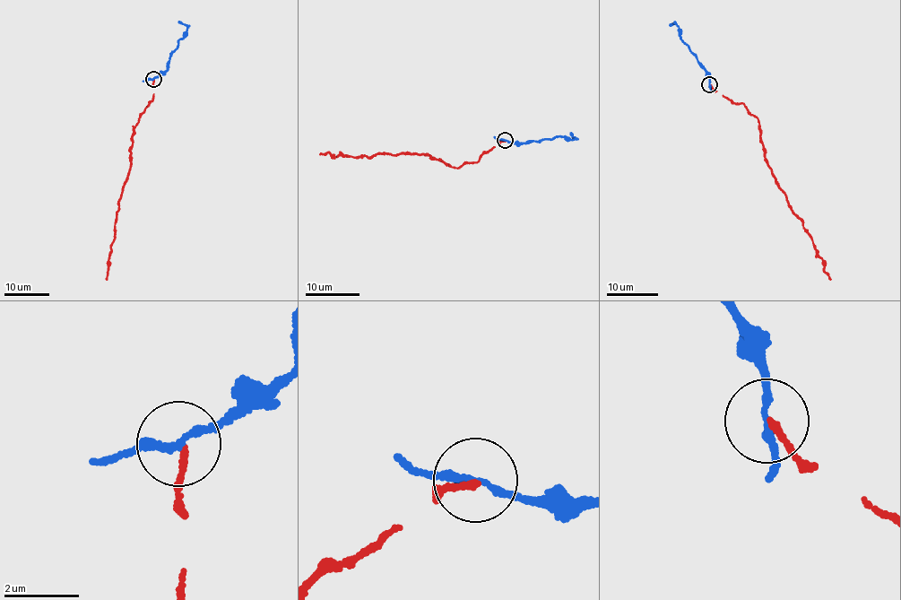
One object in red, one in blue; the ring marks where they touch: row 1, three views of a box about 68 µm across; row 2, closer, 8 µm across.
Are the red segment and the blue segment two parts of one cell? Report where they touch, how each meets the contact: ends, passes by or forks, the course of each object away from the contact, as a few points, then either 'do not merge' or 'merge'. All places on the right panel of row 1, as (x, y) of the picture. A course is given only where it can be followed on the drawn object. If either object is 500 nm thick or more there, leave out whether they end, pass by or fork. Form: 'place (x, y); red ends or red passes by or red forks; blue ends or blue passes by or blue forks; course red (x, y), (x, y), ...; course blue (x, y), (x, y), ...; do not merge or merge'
place (709, 84); red ends; blue passes by; course red (710, 84), (715, 91), (743, 104), (758, 118), (765, 160), (790, 209), (803, 223), (831, 279); course blue (709, 84), (704, 69), (680, 39), (679, 27), (674, 23), (670, 25); do not merge

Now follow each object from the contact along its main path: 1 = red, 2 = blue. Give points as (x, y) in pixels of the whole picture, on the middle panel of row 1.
1: (505, 141), (457, 168), (427, 153), (320, 154)
2: (505, 140), (524, 143), (559, 135), (570, 140), (575, 138), (570, 133)

